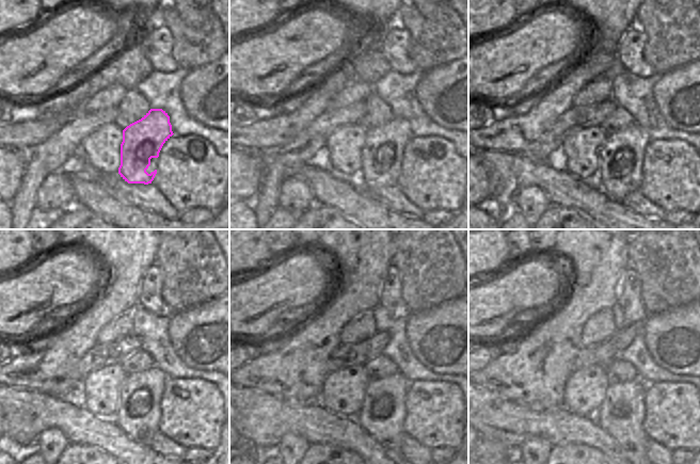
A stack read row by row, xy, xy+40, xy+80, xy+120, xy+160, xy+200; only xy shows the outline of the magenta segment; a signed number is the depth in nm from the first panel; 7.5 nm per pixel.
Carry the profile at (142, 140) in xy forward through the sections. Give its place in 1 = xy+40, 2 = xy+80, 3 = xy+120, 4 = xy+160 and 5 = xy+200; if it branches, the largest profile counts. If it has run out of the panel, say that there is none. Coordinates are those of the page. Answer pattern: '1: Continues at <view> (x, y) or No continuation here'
1: Continues at xy+40 (394, 134)
2: Continues at xy+80 (611, 178)
3: Continues at xy+120 (139, 413)
4: Continues at xy+160 (382, 413)
5: Continues at xy+200 (621, 414)

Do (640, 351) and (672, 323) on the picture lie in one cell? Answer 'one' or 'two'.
two

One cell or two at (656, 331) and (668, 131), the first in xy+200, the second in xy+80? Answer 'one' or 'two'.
two

